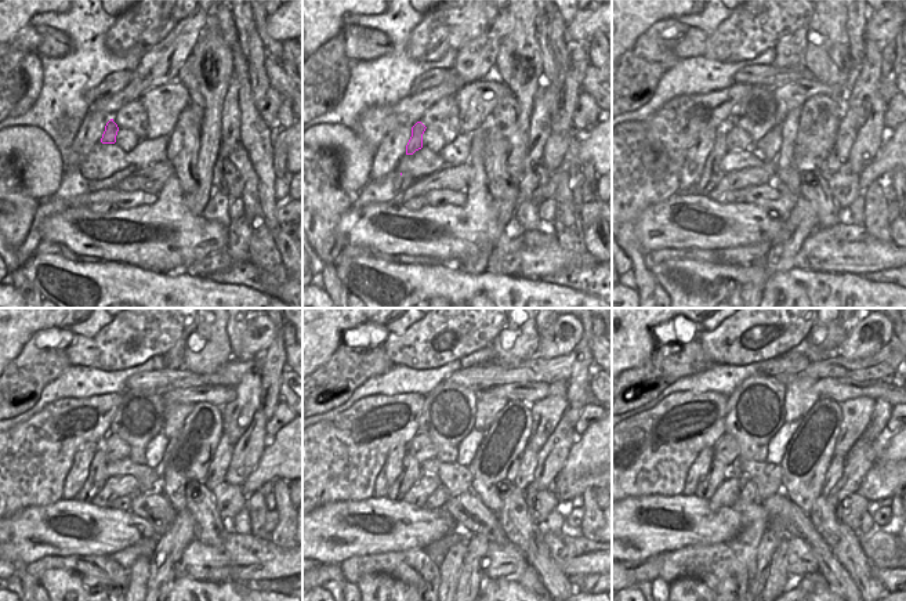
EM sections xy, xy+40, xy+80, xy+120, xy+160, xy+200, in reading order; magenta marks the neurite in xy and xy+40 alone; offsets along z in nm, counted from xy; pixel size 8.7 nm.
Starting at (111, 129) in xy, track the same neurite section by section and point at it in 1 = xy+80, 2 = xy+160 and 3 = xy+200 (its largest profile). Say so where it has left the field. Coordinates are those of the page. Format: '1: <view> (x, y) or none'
1: xy+80 (714, 159)
2: xy+160 (410, 470)
3: xy+200 (718, 471)

